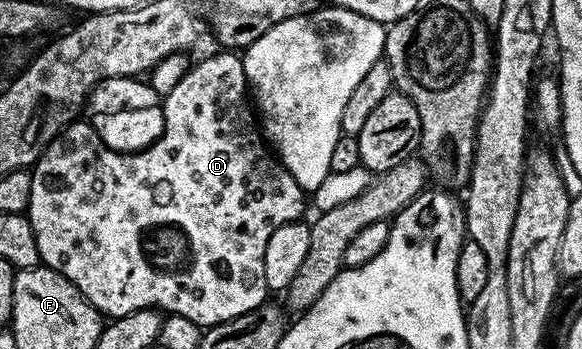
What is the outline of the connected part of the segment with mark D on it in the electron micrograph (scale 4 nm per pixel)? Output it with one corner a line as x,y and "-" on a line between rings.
219,52
213,57
206,58
205,61
198,62
197,65
195,62
189,68
188,74
178,79
178,83
169,93
163,94
164,133
149,149
143,149
140,153
114,151
106,147
106,143
95,128
91,129
84,119
80,119
62,130
60,136
54,138
44,148
44,153
36,164
31,166
30,203
26,216
36,236
41,262
55,273
63,275
105,318
115,319
130,315
134,311
159,309
161,314
186,315
186,319
194,319
196,325
207,327
229,321
238,315
246,315
269,300
270,290
266,283
264,266
266,243
270,243
270,235
274,235
278,227
301,220
305,216
303,213
306,193
273,156
262,136
261,126
254,116
254,109
249,101
250,86
244,80
243,60
235,52

